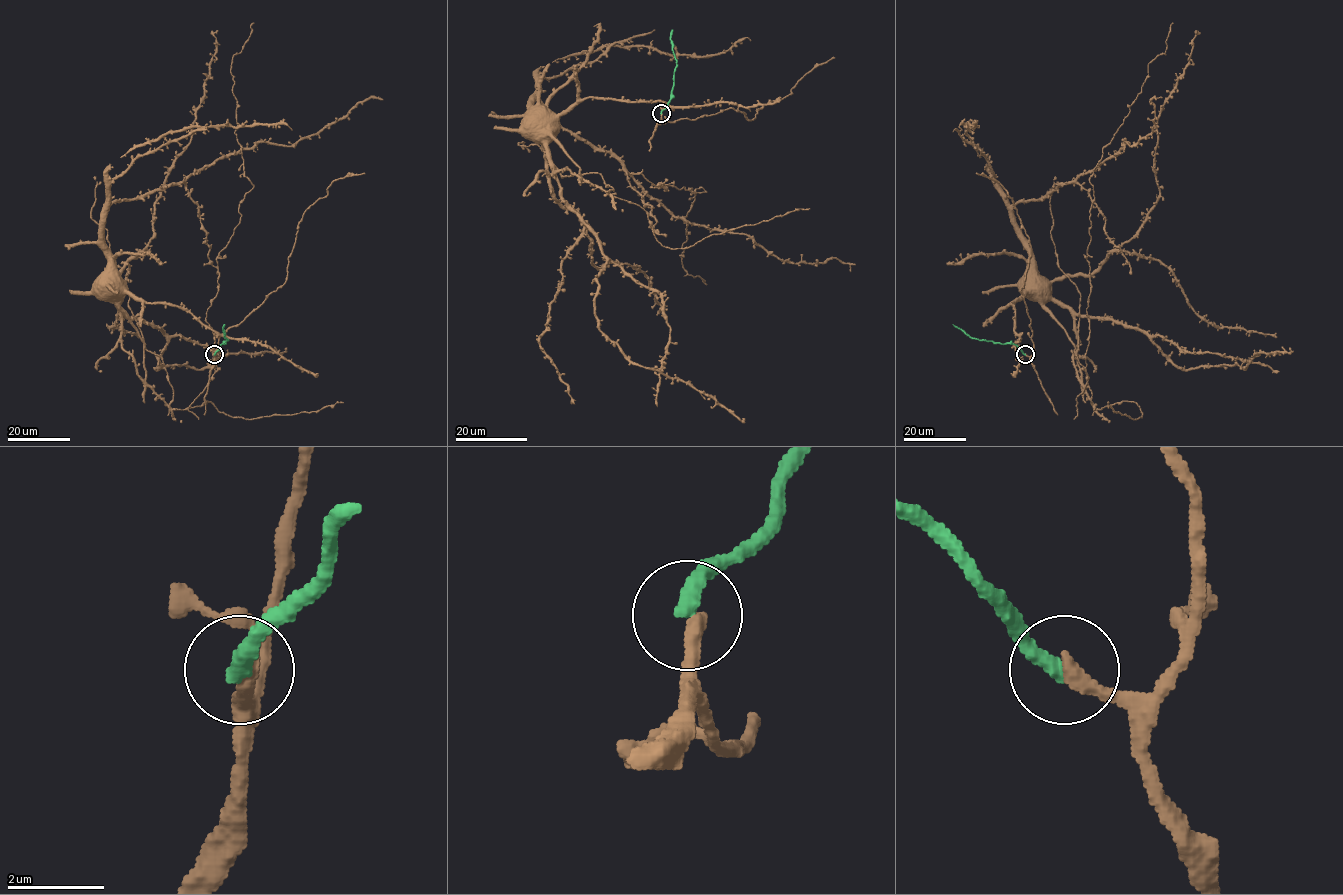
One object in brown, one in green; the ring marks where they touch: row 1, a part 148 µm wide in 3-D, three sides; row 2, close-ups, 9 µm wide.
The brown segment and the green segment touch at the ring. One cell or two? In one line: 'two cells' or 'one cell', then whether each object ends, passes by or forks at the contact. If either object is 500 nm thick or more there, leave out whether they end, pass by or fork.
one cell | brown ends | green ends

